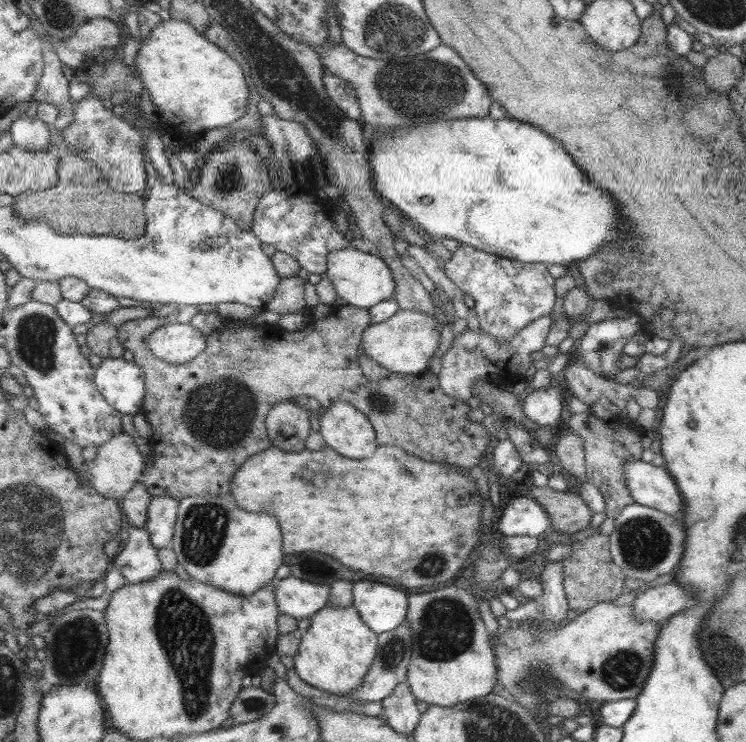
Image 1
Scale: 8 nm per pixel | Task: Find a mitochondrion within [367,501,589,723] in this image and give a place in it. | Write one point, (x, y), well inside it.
(446, 629)

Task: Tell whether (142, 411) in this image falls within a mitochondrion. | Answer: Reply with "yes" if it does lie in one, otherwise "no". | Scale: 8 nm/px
no

